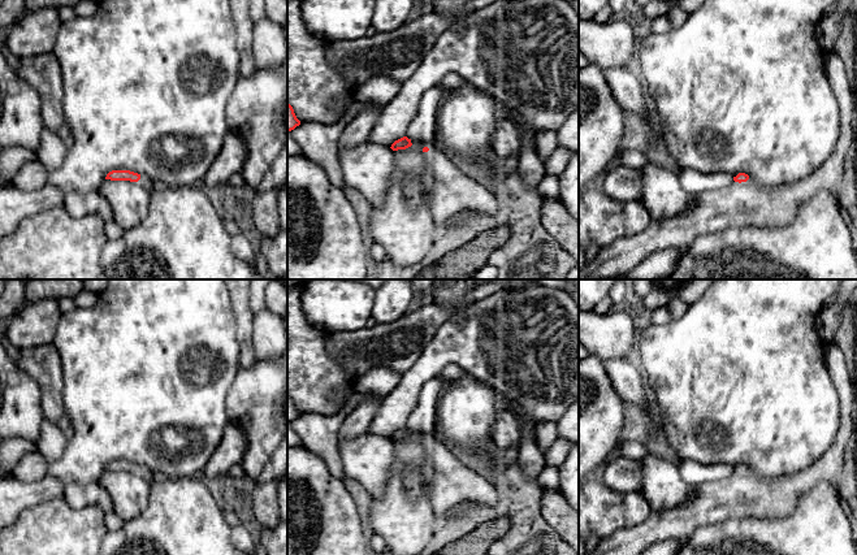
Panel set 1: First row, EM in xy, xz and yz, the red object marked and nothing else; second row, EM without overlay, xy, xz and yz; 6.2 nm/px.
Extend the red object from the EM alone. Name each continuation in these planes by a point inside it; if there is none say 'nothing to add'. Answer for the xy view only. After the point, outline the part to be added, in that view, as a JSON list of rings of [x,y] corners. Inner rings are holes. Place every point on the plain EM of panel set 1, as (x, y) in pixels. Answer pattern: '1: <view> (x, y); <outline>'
1: xy (145, 472); [[[140,467],[138,474],[148,482],[152,482],[157,478],[157,476],[147,467]]]

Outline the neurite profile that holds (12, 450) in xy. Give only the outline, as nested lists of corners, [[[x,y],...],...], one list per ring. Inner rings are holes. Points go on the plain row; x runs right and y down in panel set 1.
[[[8,438],[0,442],[0,478],[10,476],[17,463],[36,451],[36,442],[23,438]]]

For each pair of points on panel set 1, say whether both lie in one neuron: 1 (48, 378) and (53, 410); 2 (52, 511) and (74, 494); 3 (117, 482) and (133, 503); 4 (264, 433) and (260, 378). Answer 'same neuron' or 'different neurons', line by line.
1: same neuron
2: different neurons
3: same neuron
4: same neuron

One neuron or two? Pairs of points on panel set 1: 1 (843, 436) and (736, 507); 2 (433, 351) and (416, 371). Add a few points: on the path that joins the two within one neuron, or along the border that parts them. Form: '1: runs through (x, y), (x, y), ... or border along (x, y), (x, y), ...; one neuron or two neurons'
1: runs through (825, 464), (814, 475), (777, 497), (765, 497); one neuron
2: runs through (431, 356), (421, 365); one neuron

